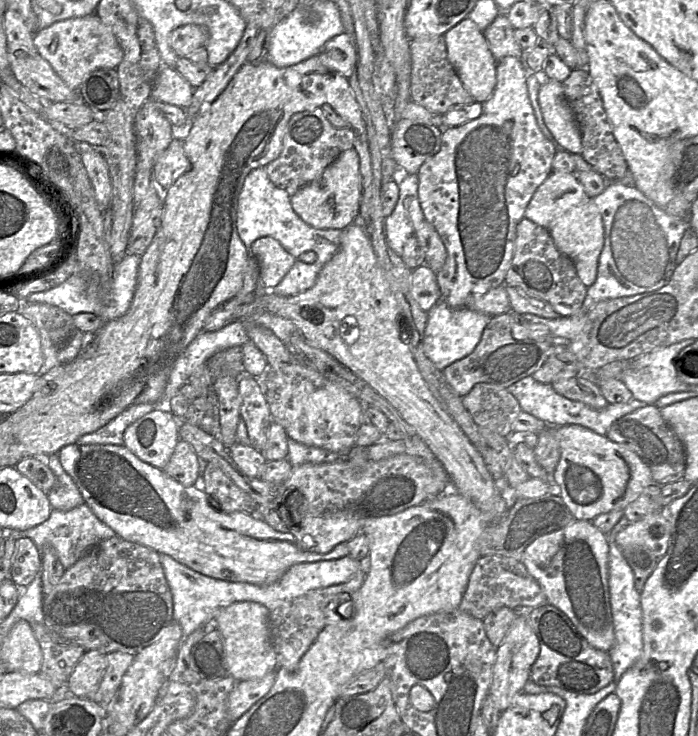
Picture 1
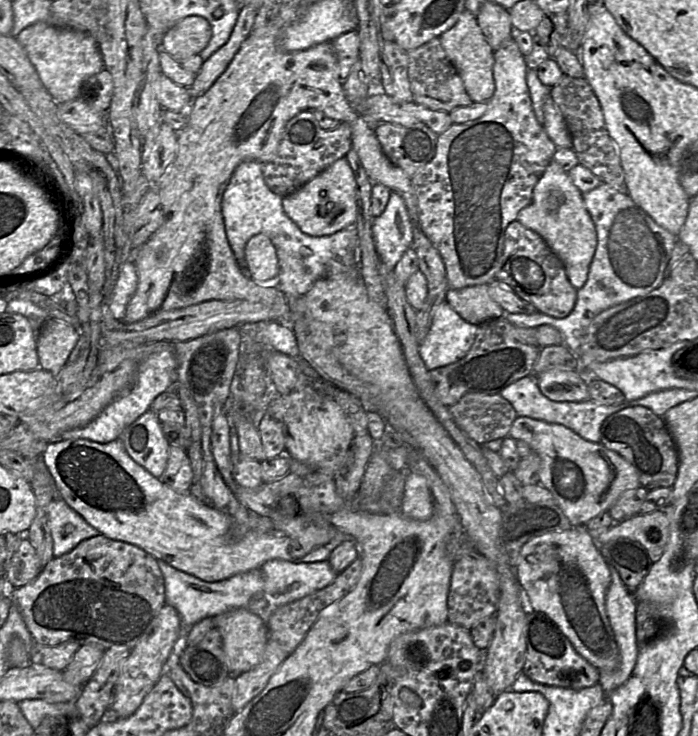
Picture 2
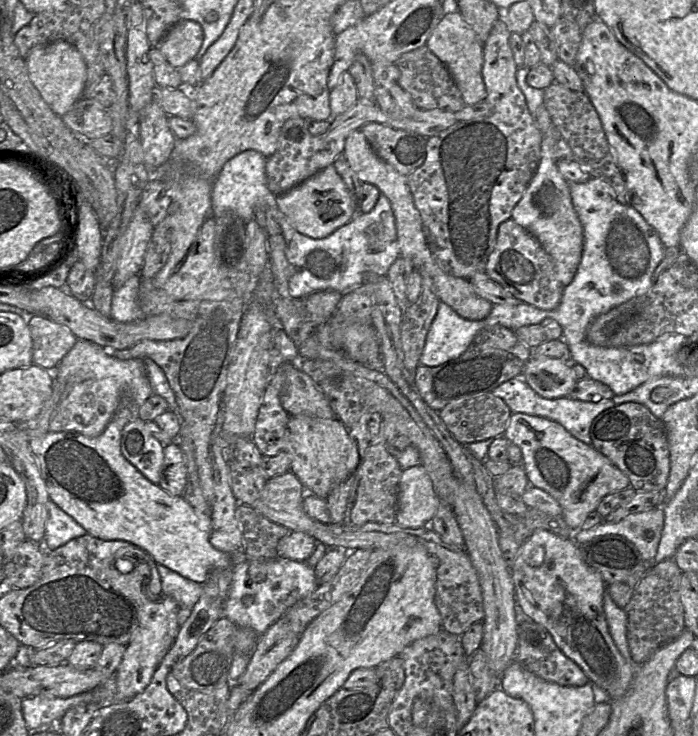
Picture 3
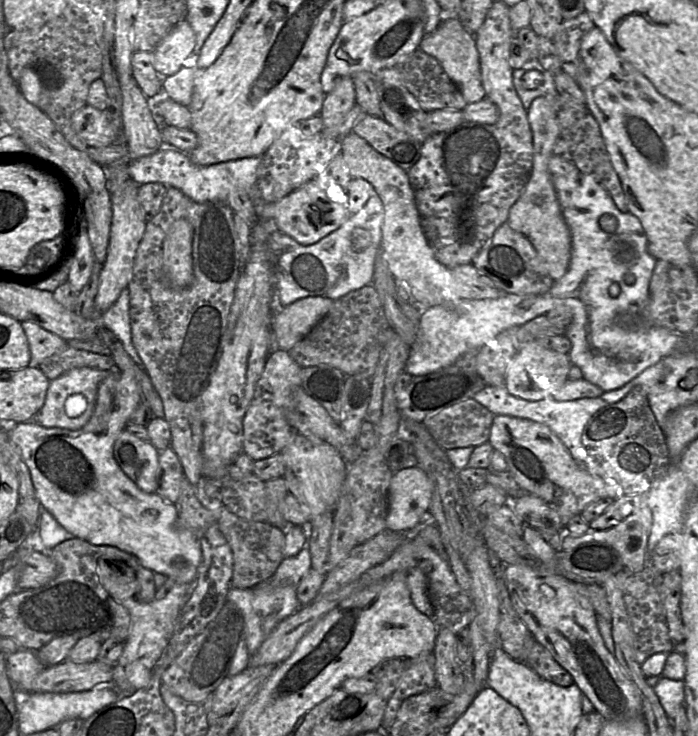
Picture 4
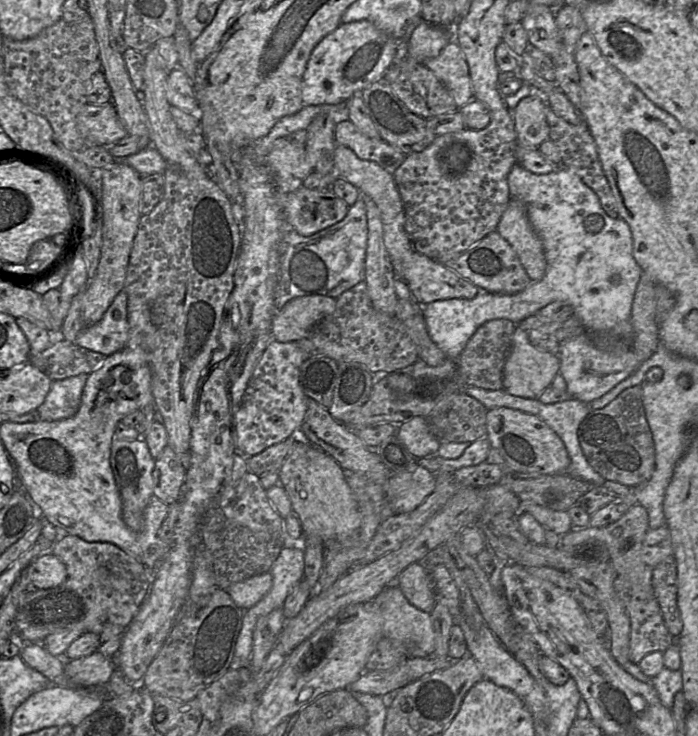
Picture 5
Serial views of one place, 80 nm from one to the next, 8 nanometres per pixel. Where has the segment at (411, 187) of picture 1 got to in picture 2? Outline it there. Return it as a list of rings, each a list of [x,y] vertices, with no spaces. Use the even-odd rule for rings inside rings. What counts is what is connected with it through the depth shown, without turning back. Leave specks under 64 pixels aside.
[[[392,192],[385,210],[374,218],[372,224],[376,252],[387,269],[392,270],[403,253],[412,246],[416,225],[403,198]]]

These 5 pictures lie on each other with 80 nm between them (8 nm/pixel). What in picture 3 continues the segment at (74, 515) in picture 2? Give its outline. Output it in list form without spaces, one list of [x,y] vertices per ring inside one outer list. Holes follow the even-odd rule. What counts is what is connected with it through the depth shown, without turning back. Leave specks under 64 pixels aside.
[[[53,501],[46,505],[48,518],[45,535],[40,546],[45,552],[52,552],[67,542],[87,534],[86,530]]]

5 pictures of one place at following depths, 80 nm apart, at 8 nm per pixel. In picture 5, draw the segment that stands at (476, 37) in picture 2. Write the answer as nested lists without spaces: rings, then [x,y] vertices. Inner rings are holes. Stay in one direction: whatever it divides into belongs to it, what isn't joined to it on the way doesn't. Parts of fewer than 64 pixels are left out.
[[[454,39],[436,57],[426,61],[425,65],[448,89],[459,108],[473,100],[469,67]]]

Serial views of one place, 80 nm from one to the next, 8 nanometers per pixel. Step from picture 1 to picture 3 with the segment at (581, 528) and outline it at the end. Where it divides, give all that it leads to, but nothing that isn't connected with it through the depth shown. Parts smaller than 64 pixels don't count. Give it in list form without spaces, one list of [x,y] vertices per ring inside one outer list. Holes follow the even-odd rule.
[[[538,529],[532,533],[510,567],[517,607],[525,617],[547,629],[558,648],[583,670],[589,683],[602,690],[607,701],[611,702],[626,694],[634,679],[634,668],[621,656],[608,630],[603,611],[606,582],[597,571],[584,563],[577,545],[572,538],[564,538],[547,530]]]

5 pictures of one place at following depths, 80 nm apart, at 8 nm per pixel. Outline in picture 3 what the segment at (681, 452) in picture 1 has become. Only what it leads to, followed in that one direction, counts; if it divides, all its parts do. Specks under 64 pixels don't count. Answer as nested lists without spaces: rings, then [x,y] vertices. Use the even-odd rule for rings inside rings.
[[[625,402],[600,413],[592,422],[593,447],[630,480],[636,491],[664,492],[670,473],[670,452],[665,427],[643,404]]]

